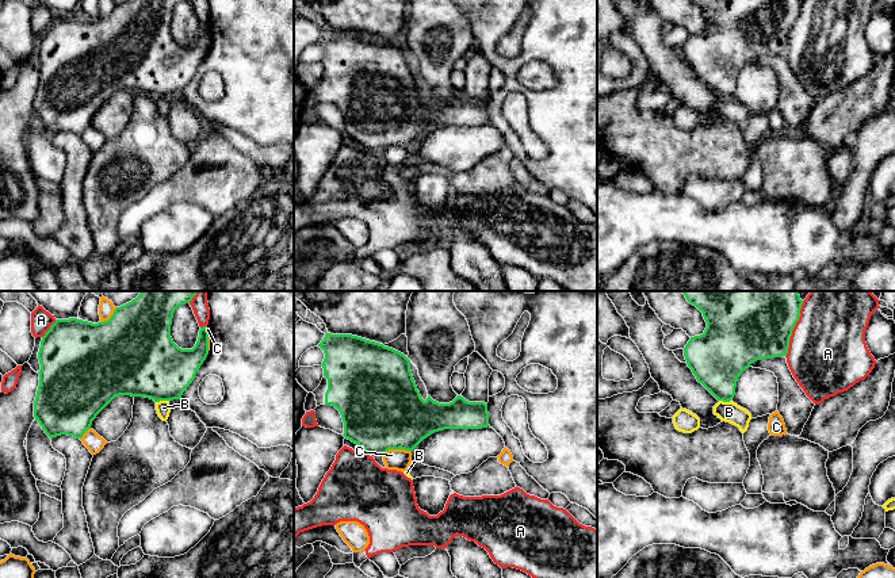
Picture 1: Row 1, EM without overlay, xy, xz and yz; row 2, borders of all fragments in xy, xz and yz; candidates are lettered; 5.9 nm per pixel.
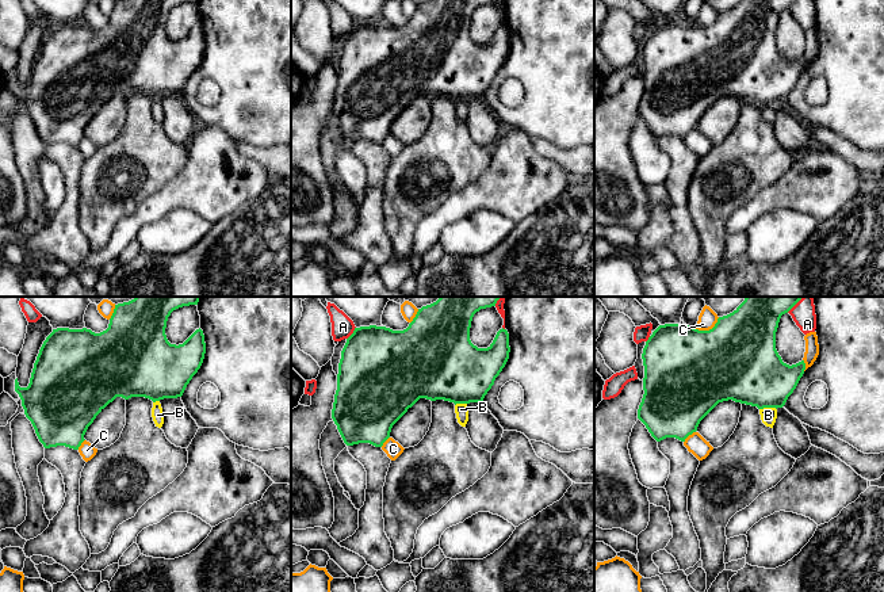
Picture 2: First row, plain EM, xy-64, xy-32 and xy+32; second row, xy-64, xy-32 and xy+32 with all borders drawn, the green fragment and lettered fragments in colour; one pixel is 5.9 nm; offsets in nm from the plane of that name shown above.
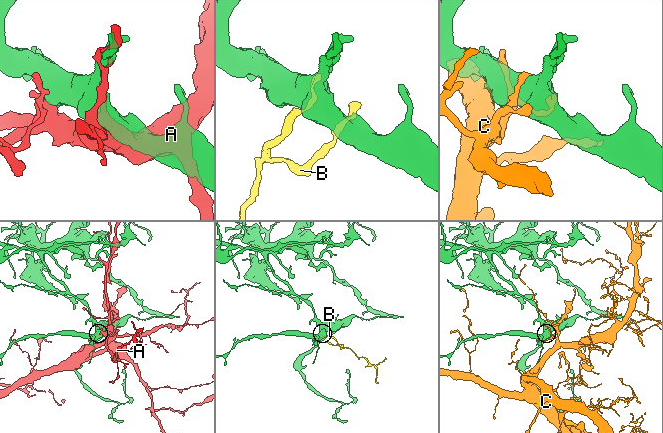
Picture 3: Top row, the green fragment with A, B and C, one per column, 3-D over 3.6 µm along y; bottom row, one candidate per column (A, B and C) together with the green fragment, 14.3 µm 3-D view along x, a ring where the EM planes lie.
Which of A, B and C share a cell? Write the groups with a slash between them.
A / B / C

